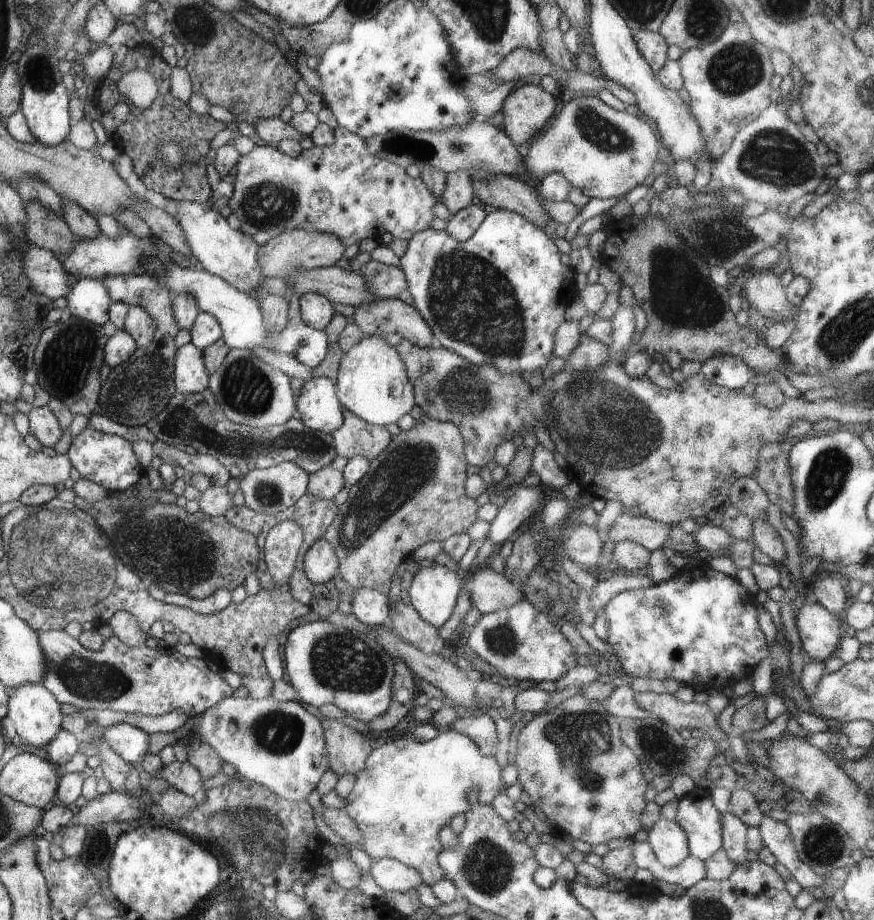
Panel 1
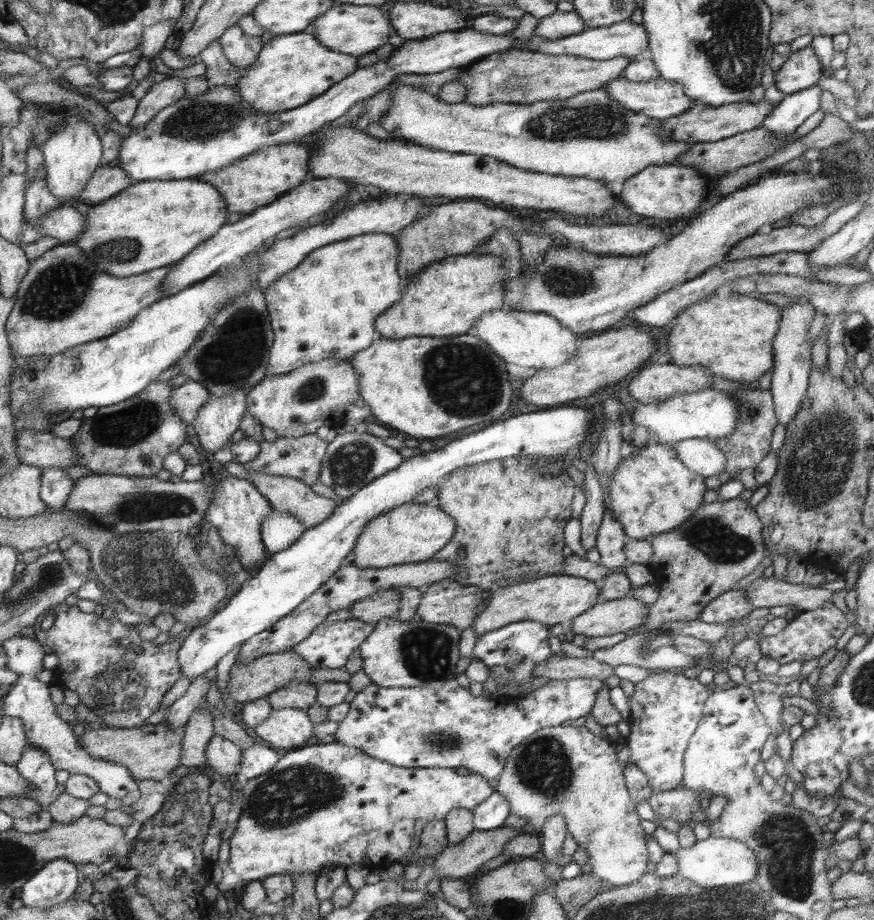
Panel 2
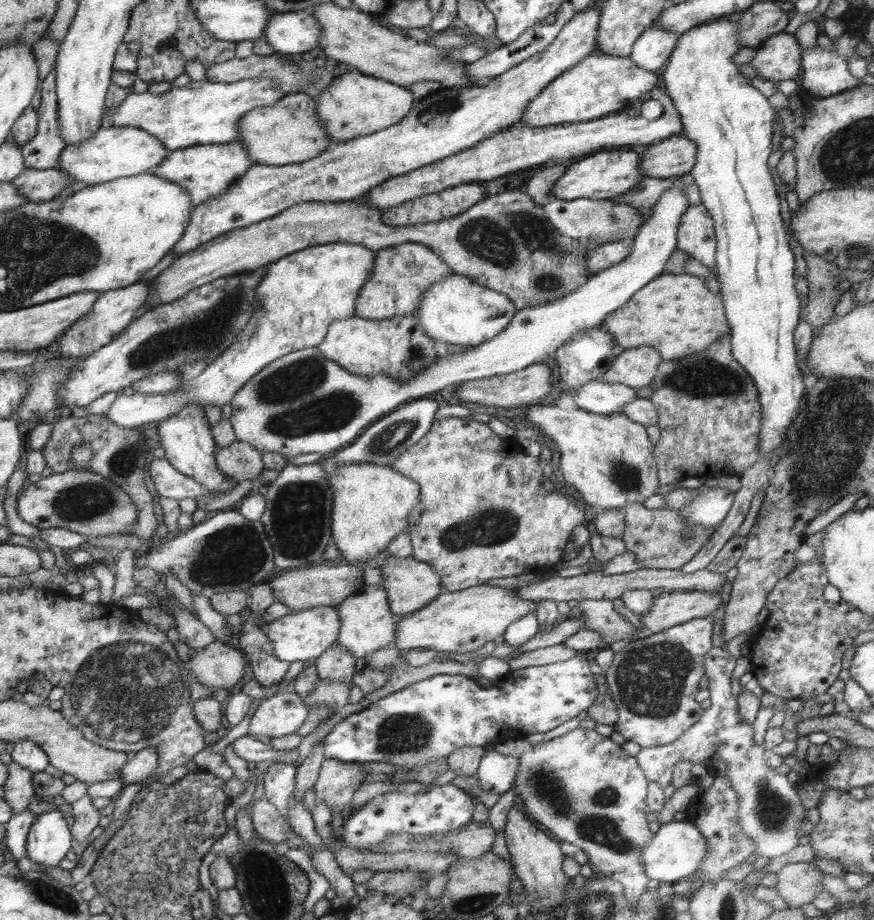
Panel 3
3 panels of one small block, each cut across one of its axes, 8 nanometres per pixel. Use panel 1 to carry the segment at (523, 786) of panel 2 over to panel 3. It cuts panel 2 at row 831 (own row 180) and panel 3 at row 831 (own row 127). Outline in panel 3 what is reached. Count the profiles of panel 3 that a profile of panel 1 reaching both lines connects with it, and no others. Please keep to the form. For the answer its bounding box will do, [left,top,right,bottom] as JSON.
[495,727,652,903]

